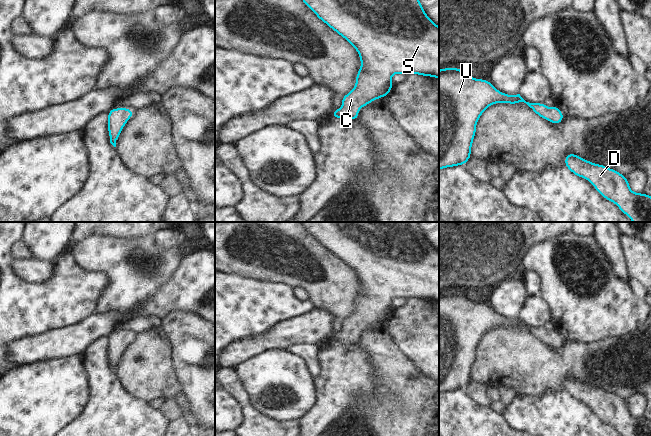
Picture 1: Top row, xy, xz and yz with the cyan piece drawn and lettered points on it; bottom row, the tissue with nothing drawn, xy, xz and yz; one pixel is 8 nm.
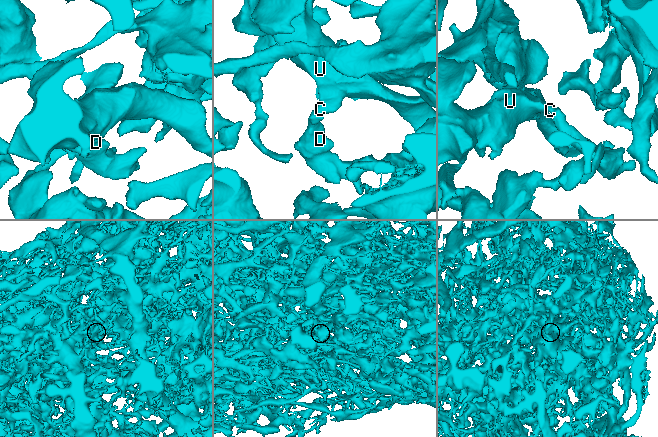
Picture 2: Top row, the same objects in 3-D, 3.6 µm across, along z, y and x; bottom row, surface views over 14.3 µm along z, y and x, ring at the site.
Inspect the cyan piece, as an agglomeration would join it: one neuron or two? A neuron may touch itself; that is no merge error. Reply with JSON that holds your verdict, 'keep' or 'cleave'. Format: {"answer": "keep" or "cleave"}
{"answer": "keep"}

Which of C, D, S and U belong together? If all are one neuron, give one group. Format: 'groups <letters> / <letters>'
groups C D S U

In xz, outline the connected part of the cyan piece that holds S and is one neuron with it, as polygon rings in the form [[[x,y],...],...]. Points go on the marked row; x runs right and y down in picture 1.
[[[302,0],[314,13],[315,15],[327,24],[331,29],[337,32],[340,36],[345,38],[350,44],[353,45],[355,50],[358,52],[361,67],[356,75],[356,83],[353,90],[347,93],[341,98],[342,108],[335,109],[331,114],[331,117],[340,118],[340,119],[350,119],[357,120],[359,117],[358,111],[371,103],[374,100],[377,100],[382,97],[386,97],[393,87],[391,81],[391,76],[398,74],[418,74],[421,76],[430,76],[432,78],[439,78],[439,27],[427,16],[424,11],[422,4],[419,0]]]

